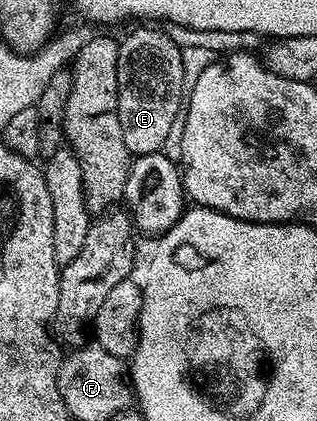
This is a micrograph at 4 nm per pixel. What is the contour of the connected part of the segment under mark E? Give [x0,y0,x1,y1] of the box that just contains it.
[116,26,186,157]

